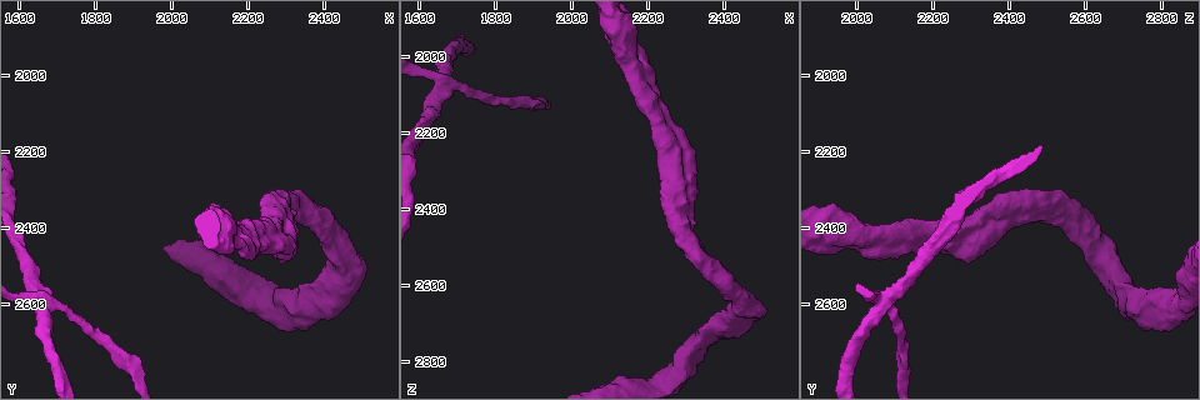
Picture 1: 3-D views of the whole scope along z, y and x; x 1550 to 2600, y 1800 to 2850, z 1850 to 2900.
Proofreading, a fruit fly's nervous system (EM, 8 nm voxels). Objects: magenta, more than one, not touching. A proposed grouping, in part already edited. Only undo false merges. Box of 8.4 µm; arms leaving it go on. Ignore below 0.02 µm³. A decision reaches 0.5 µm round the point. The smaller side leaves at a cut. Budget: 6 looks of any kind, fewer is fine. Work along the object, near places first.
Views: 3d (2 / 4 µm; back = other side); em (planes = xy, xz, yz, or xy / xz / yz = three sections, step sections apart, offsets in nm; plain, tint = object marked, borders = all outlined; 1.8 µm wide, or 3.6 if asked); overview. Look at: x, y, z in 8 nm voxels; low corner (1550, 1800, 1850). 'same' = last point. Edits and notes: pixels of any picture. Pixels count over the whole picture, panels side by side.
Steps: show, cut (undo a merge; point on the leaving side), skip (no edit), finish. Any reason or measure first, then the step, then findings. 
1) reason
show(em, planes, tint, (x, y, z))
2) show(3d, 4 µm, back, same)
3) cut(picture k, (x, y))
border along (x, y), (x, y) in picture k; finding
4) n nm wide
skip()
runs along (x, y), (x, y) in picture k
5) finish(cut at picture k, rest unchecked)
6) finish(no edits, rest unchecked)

four-way junction
show(3d, 4 µm, (2275, 2405, 2330))

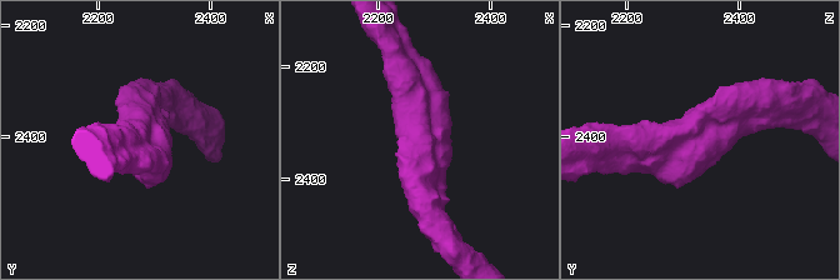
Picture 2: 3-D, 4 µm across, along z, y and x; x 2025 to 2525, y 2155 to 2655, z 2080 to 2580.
show(em, 3.6 µm, planes, tint, (2280, 2400, 2325))

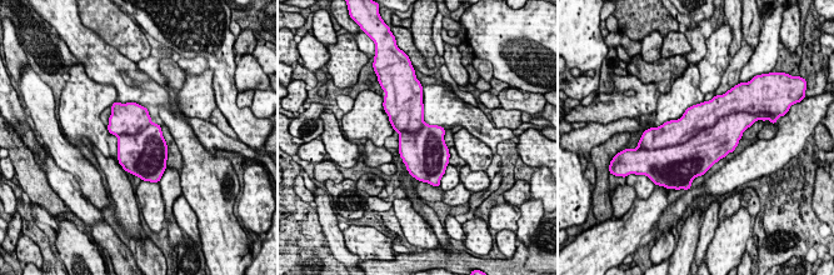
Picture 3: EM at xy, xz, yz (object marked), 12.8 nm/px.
skip()
all the same cell

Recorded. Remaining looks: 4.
arms part here
show(em, planes, tint, (2190, 2420, 2095))

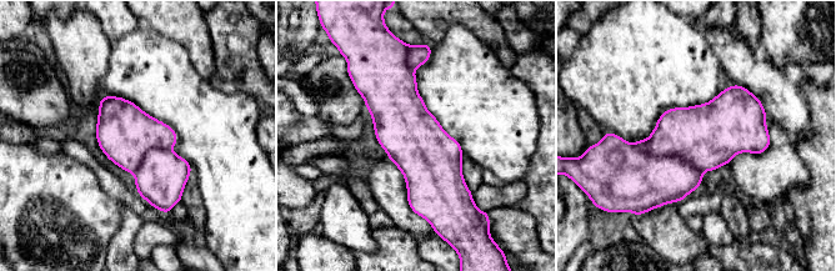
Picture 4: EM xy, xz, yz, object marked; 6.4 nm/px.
skip()
continuous, no second cell

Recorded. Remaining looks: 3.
calibre changes
show(em, planes, tint, (1660, 2595, 2075))

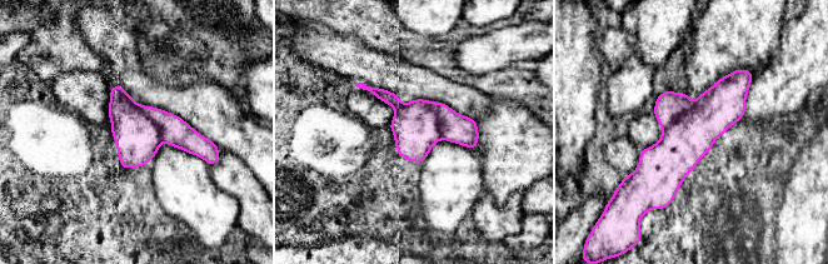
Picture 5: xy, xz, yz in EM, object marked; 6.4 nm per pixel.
cut(picture 5, (455, 128))
border along (429, 101), (437, 114), (442, 138) in picture 5; a second cell is stuck on

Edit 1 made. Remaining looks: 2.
finish(cut at picture 5, rest unchecked)

